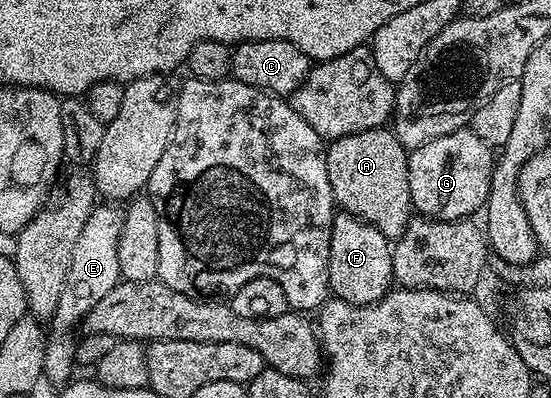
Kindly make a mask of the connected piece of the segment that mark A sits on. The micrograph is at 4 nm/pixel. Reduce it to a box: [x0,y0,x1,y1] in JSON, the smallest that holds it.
[325,126,414,241]

